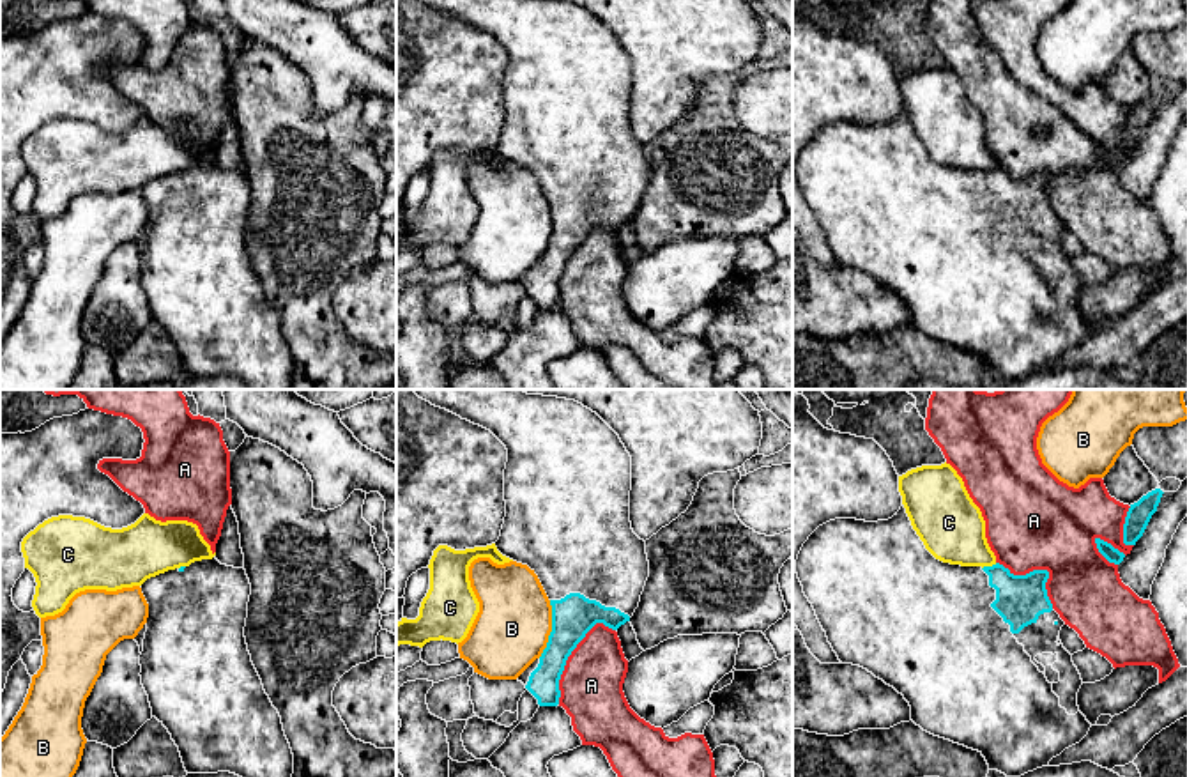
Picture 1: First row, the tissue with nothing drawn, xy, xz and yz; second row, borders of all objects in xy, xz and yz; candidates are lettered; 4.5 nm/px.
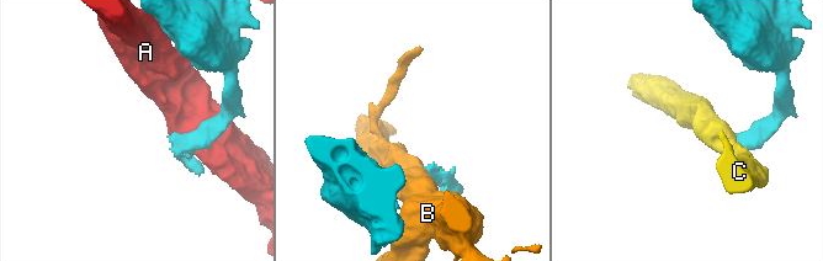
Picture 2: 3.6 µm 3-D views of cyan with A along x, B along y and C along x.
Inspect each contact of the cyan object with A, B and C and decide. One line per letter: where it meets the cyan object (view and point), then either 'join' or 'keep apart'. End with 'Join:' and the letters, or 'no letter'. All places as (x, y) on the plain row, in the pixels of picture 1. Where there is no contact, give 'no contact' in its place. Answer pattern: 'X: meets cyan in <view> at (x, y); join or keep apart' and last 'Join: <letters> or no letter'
A: meets cyan in xz at (570, 257); keep apart
B: meets cyan in xz at (552, 232); keep apart
C: meets cyan in yz at (989, 170); keep apart
Join: no letter

